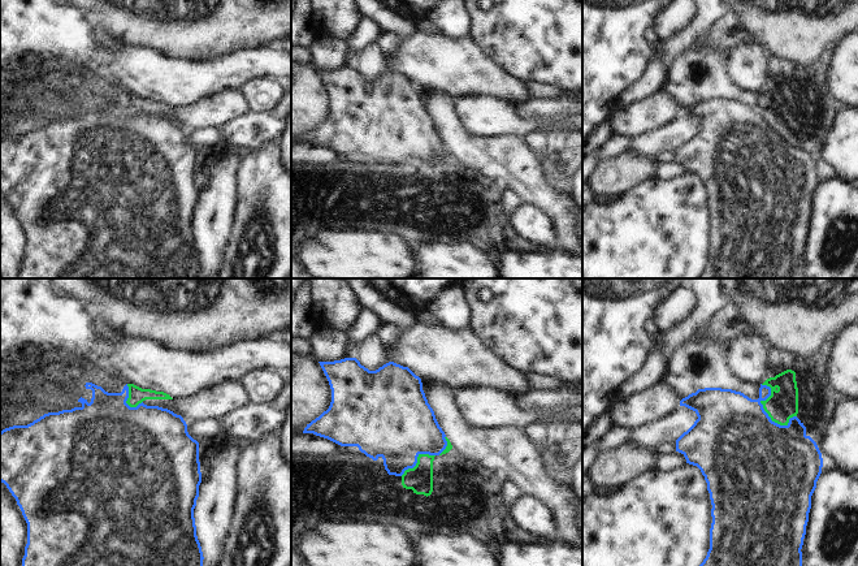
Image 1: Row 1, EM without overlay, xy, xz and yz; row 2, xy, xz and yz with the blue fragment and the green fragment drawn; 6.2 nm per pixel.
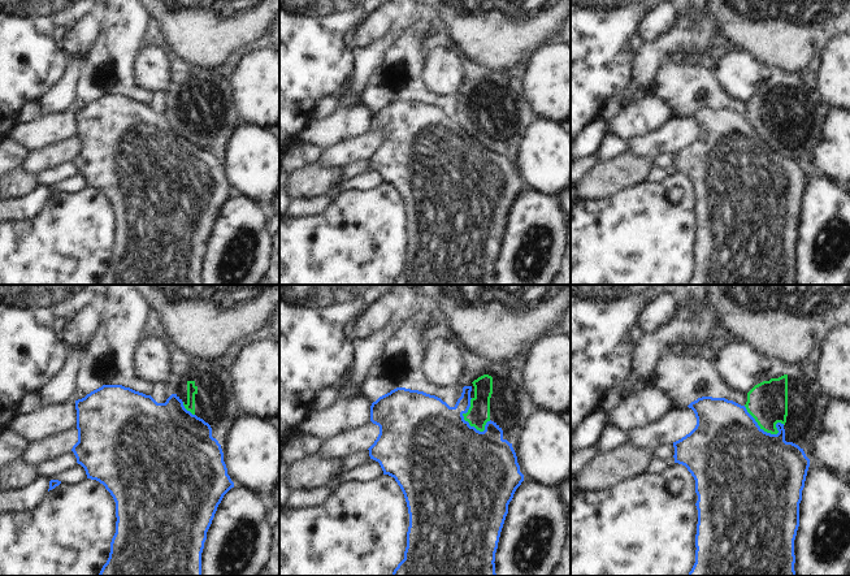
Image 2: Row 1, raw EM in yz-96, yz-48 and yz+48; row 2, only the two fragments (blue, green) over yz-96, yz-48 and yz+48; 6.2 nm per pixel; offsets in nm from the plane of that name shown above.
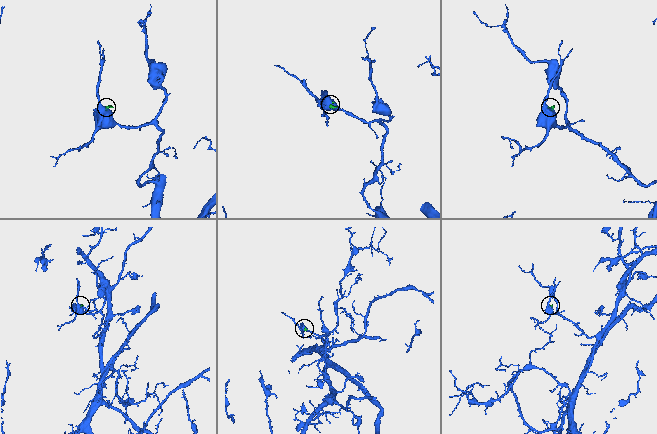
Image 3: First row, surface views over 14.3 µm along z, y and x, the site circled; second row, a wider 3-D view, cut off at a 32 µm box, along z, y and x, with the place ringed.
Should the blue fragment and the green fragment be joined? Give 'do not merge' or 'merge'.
merge

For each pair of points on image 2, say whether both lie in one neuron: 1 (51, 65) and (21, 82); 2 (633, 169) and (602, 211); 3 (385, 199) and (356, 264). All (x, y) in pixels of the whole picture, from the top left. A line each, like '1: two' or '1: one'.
1: one
2: two
3: one

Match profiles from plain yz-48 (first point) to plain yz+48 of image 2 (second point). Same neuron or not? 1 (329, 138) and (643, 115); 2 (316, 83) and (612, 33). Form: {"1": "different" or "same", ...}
{"1": "same", "2": "same"}

